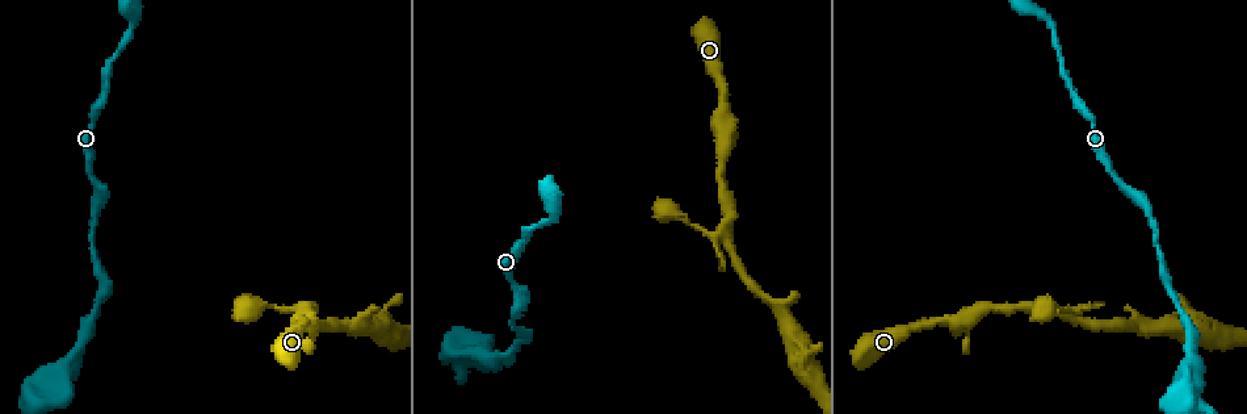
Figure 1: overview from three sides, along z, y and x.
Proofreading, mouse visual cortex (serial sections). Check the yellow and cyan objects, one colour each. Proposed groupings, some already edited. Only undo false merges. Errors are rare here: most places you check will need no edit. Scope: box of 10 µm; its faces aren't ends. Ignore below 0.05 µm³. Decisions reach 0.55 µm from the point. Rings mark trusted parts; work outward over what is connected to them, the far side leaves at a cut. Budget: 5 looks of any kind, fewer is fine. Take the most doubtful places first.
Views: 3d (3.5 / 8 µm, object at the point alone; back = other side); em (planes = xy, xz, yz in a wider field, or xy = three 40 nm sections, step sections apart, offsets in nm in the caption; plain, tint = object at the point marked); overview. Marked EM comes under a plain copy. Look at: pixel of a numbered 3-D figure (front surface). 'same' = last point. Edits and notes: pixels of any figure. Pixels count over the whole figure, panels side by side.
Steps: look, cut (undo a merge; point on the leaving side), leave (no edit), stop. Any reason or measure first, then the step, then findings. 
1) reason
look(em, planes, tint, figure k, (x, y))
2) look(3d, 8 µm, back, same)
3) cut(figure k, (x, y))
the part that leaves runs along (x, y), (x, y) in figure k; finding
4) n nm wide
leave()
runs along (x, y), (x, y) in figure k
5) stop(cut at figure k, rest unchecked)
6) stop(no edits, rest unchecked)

abrupt turn
look(3d, 3.5 µm, figure 1, (727, 230))

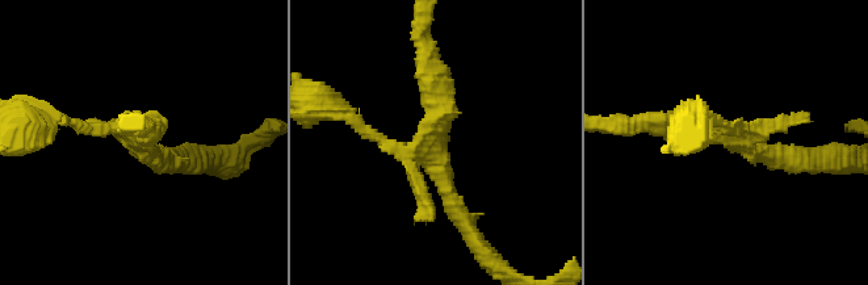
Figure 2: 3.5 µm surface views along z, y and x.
look(em, xy, step 3, tint, figure 2, (435, 137))

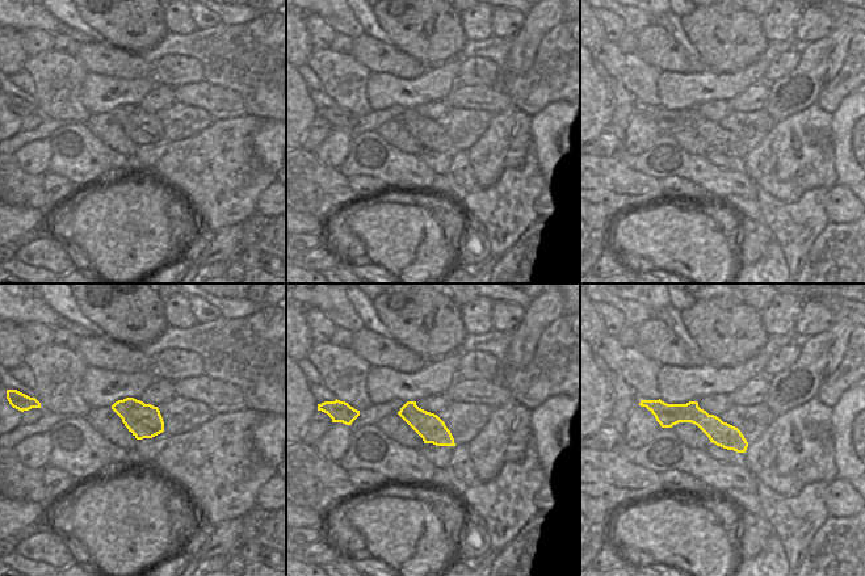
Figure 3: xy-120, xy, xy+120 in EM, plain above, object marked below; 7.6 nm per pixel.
another direction
look(em, xy, step 1, tint, same)

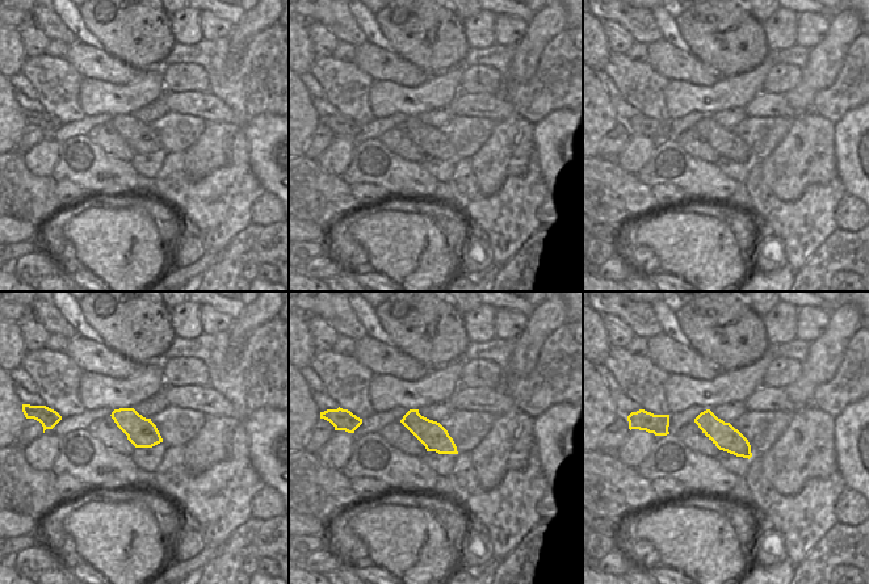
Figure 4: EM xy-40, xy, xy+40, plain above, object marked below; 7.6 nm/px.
leave()
runs along (645, 125), (705, 125), (799, 162) in figure 2; continuous, no second cell

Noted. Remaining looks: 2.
calibre changes
look(3d, 3.5 µm, figure 1, (94, 245))

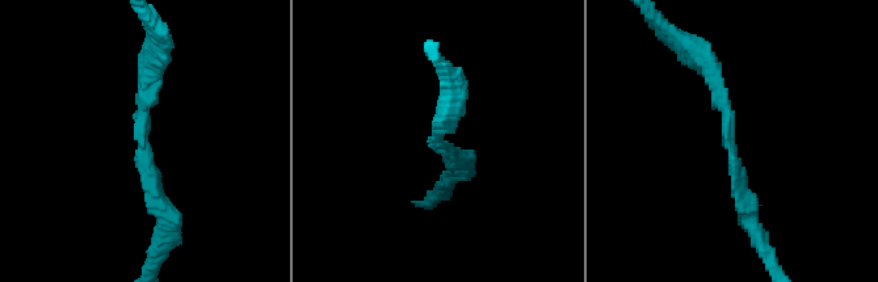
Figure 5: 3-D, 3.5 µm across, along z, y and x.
leave()
runs along (706, 64), (753, 226) in figure 5; one cell here

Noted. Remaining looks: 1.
stop(no edits, rest unchecked)

